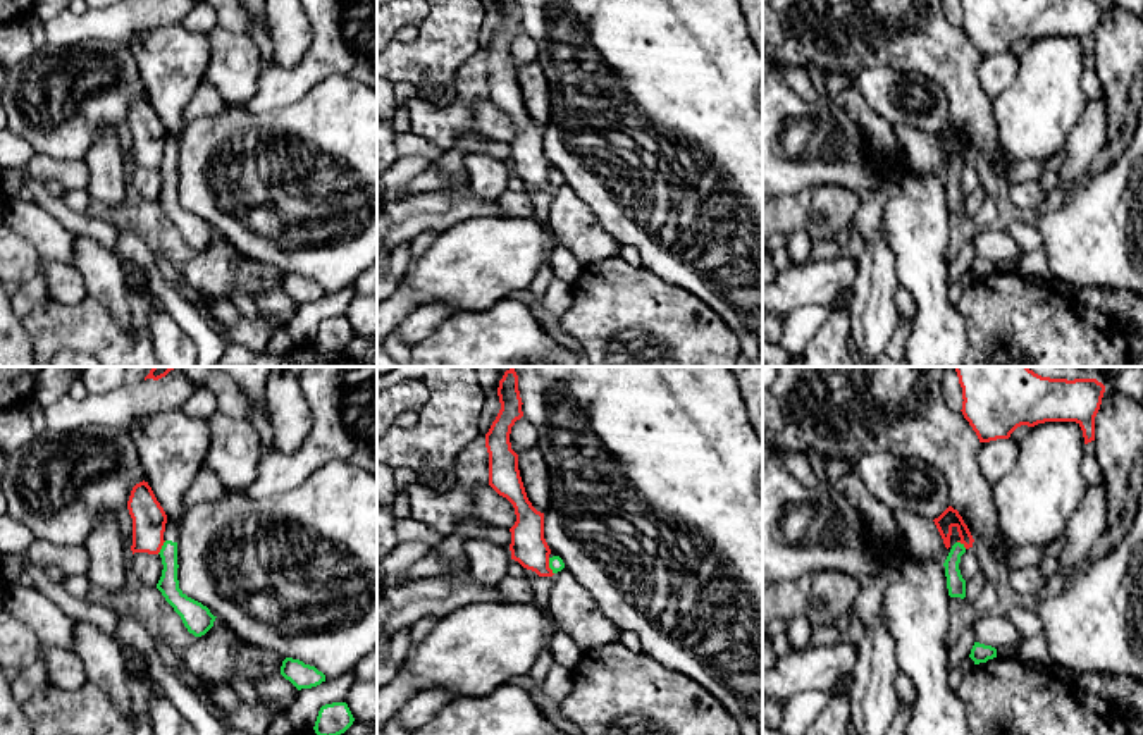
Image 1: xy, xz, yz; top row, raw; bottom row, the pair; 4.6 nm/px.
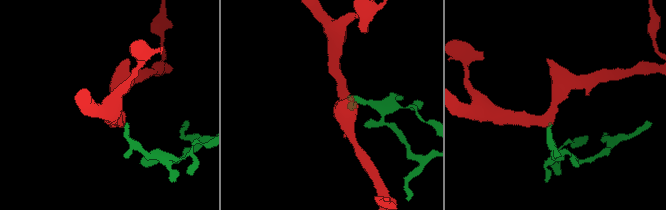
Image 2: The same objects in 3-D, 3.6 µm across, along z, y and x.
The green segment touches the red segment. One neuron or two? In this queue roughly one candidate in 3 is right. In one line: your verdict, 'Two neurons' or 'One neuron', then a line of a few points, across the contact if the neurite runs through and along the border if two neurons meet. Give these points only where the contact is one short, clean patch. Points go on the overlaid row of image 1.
Two neurons. Line: xz (548, 558), (548, 567), (553, 574)

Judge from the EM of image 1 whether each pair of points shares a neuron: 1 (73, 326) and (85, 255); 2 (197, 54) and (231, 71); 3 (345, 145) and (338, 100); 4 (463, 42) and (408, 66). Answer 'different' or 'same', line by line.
1: different
2: different
3: same
4: same

